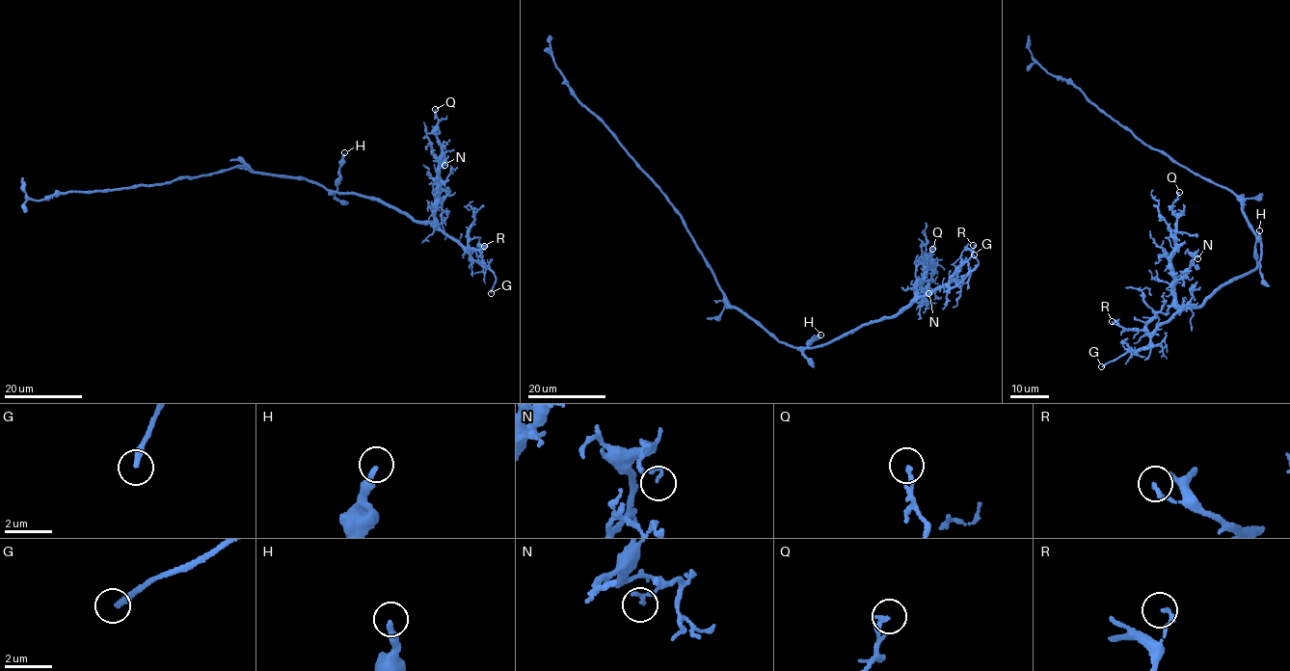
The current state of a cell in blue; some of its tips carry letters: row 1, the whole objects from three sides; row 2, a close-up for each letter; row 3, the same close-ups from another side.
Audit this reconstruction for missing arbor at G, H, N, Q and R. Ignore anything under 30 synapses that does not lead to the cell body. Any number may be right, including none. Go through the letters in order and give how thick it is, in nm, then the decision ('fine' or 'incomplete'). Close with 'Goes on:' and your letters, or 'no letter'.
G: 260 nm | incomplete
H: 200 nm | fine
N: 150 nm | fine
Q: 220 nm | fine
R: 170 nm | fine
Goes on: G

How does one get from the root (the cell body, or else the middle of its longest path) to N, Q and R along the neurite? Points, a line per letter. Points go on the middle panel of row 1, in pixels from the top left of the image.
N: (739, 310), (778, 340), (818, 347), (895, 317), (915, 297), (916, 284), (922, 291), (929, 288), (928, 293)
Q: (739, 310), (778, 340), (822, 346), (902, 310), (933, 263), (932, 249)
R: (739, 310), (778, 340), (822, 346), (864, 325), (896, 317), (930, 294), (970, 257), (973, 245)

